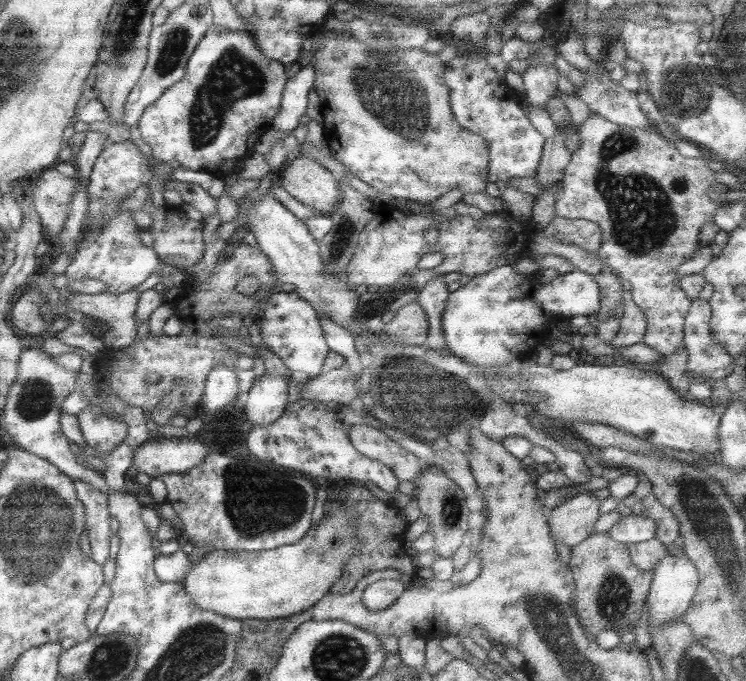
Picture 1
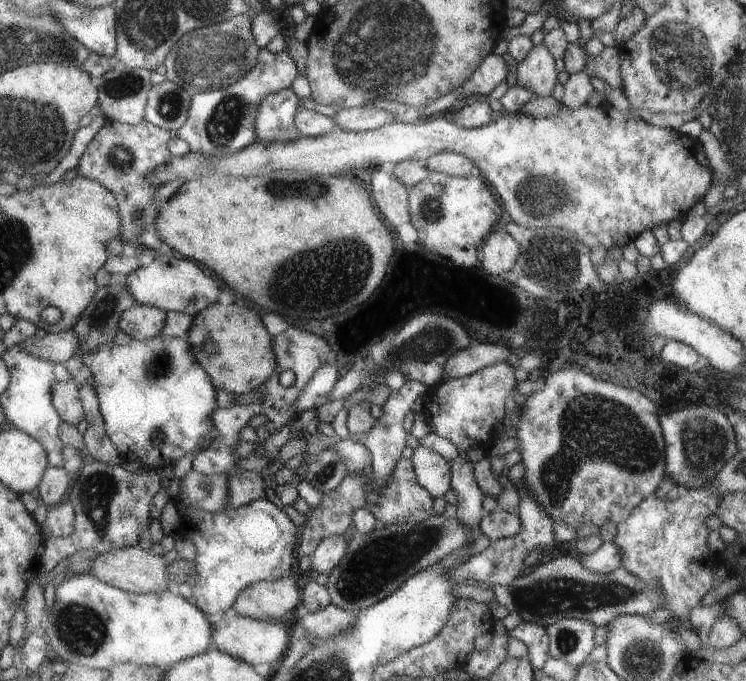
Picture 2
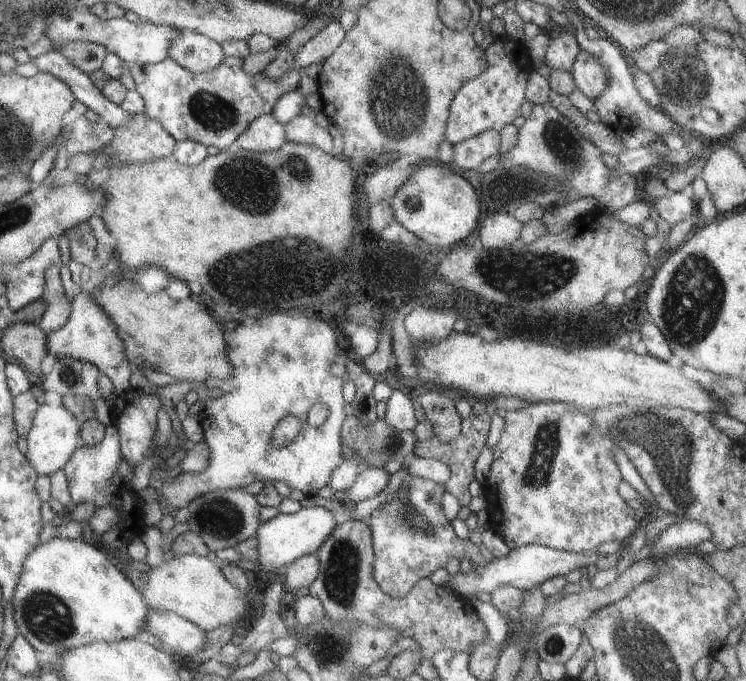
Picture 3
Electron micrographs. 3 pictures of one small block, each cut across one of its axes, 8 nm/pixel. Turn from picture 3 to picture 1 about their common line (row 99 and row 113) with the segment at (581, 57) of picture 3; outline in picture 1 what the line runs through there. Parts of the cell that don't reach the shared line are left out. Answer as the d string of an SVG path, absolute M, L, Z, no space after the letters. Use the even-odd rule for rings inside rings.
M589 113L587 118L579 126L579 131L576 132L579 136L579 148L570 155L570 160L565 167L563 178L561 179L559 188L553 192L554 204L553 212L559 218L567 218L569 220L583 219L594 222L600 230L601 244L596 250L596 255L607 265L612 271L618 275L625 282L629 282L631 286L631 300L639 310L643 312L646 320L646 329L641 343L649 346L651 350L657 352L659 356L671 355L679 345L683 345L682 326L684 323L684 316L689 308L690 298L687 297L678 286L678 280L675 279L675 271L679 264L683 264L687 259L691 258L691 253L697 250L697 246L701 245L699 242L699 228L713 218L713 214L721 208L724 204L715 202L709 199L709 188L715 192L725 192L728 188L715 181L715 173L707 167L705 158L690 158L681 156L674 146L664 140L660 135L654 132L644 132L643 130L632 130L629 127L622 127Z

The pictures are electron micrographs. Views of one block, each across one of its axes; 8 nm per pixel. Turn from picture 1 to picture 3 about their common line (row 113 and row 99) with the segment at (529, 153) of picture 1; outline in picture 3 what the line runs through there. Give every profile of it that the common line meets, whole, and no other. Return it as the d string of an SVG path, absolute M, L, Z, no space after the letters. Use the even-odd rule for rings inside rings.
M496 36L484 50L487 68L468 80L453 96L447 114L443 140L457 144L473 138L486 130L499 132L520 115L519 108L525 101L524 90L531 69L528 50L520 41L510 41L505 36Z

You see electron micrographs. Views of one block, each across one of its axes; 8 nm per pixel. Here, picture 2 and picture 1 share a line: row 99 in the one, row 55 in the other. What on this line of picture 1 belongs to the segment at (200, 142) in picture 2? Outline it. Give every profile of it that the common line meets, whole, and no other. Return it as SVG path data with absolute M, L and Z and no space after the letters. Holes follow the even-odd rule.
M211 26L195 47L182 77L143 109L137 123L139 138L151 149L154 163L175 160L184 169L226 178L229 175L223 174L218 166L225 160L241 162L251 156L258 139L271 128L270 122L279 112L282 88L288 79L287 66L265 58L247 31L232 32L221 26Z

